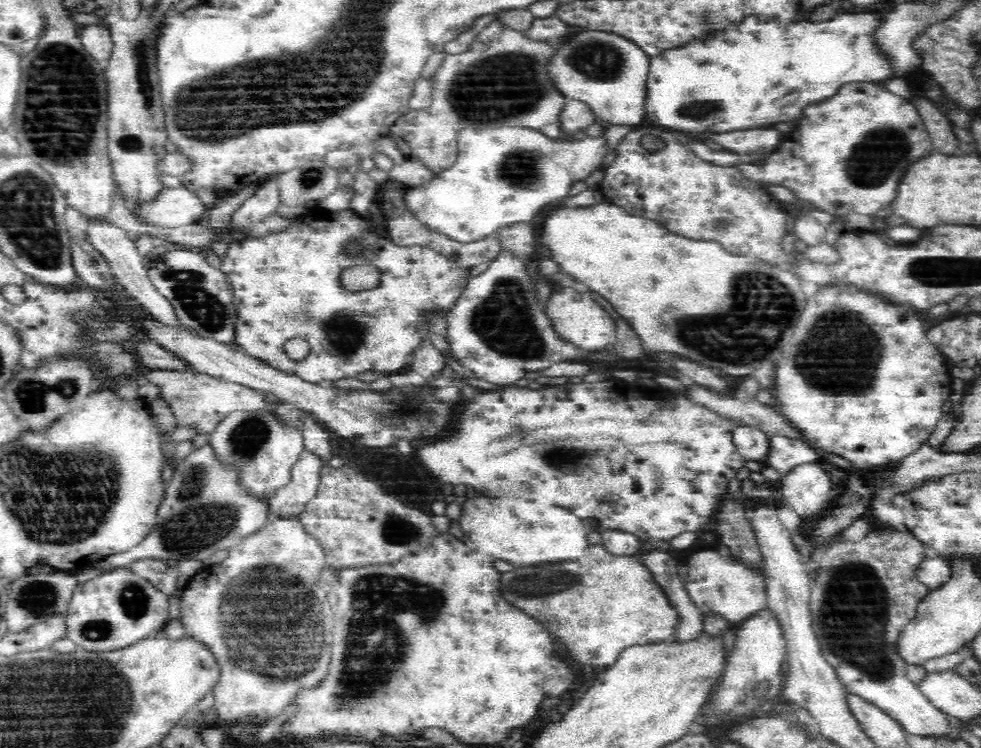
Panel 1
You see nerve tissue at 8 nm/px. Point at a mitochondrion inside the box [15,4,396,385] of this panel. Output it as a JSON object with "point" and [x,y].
{"point":[63,96]}

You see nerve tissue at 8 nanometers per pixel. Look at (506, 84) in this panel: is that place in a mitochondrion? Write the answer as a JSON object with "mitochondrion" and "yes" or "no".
{"mitochondrion":"yes"}

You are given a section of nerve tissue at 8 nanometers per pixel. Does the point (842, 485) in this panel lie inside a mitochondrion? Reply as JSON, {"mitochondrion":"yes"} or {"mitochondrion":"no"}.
{"mitochondrion":"no"}

